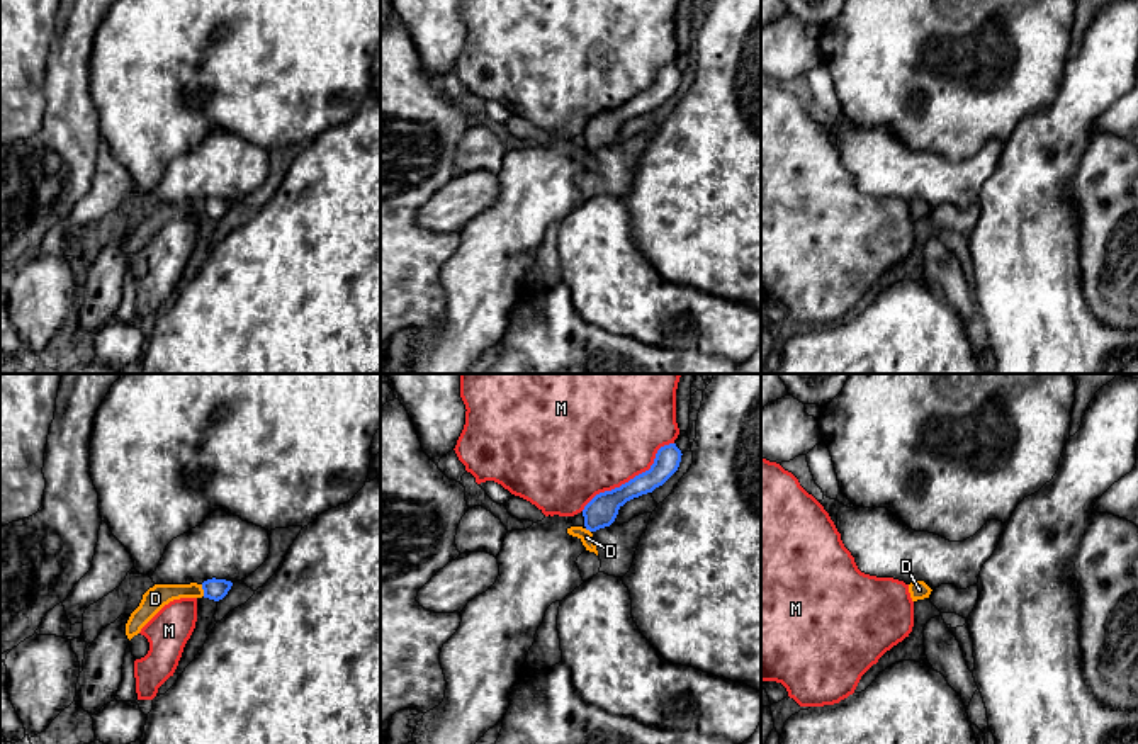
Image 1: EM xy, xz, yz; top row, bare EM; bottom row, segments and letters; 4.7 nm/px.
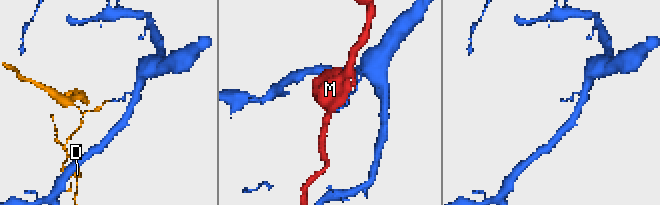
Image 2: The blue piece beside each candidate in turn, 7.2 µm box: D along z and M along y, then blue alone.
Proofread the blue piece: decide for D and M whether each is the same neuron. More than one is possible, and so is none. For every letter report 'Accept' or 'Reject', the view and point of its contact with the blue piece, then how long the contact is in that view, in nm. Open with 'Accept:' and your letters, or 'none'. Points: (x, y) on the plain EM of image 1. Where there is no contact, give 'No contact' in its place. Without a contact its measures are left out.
Accept: none
D: Reject. Touches blue at xy (202, 208). Shared border 60 nm
M: Reject. Touches blue at xz (630, 99). Shared border 550 nm

